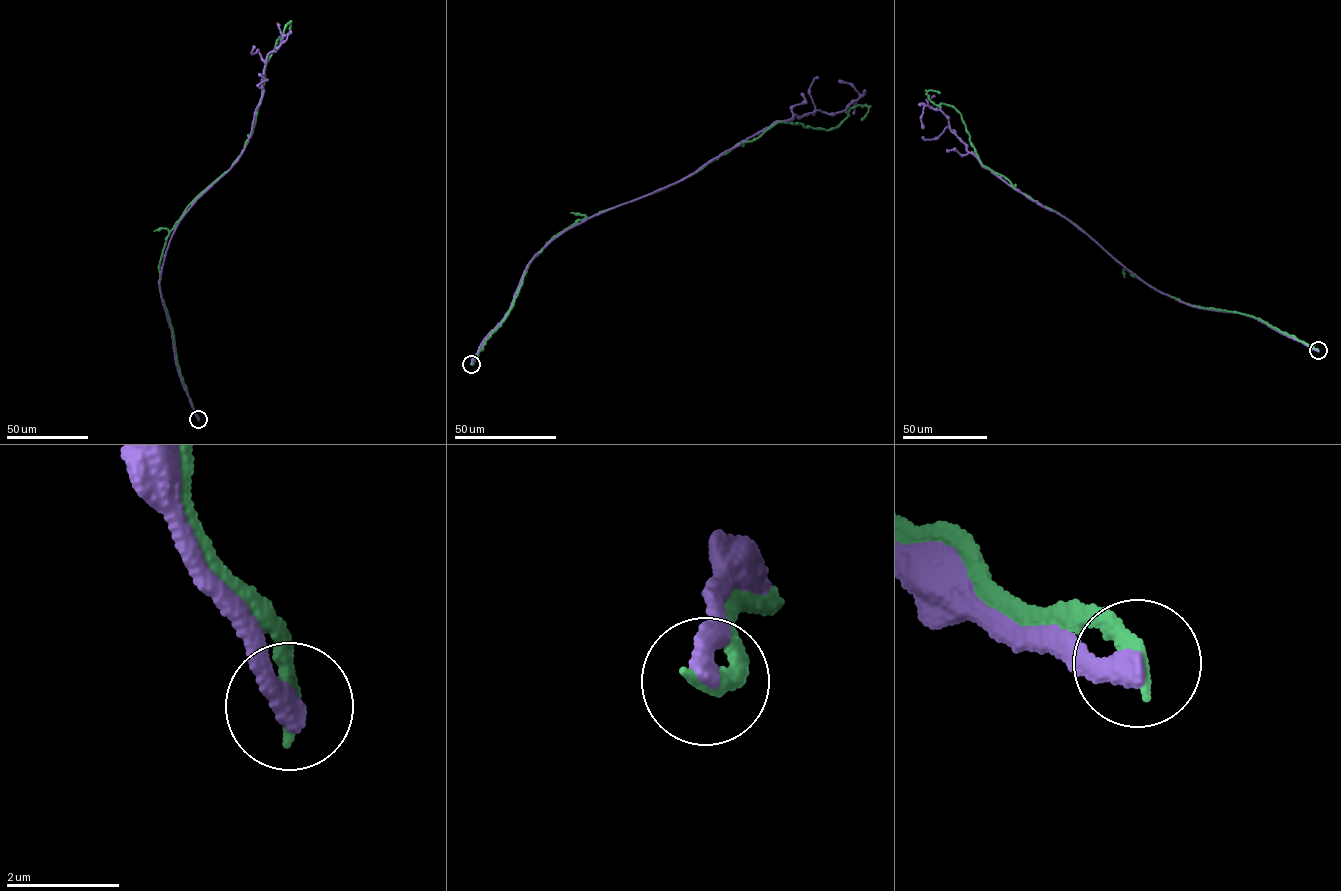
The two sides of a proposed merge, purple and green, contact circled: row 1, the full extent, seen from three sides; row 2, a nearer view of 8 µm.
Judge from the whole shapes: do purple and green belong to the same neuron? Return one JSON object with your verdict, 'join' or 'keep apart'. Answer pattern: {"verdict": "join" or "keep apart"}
{"verdict": "keep apart"}

